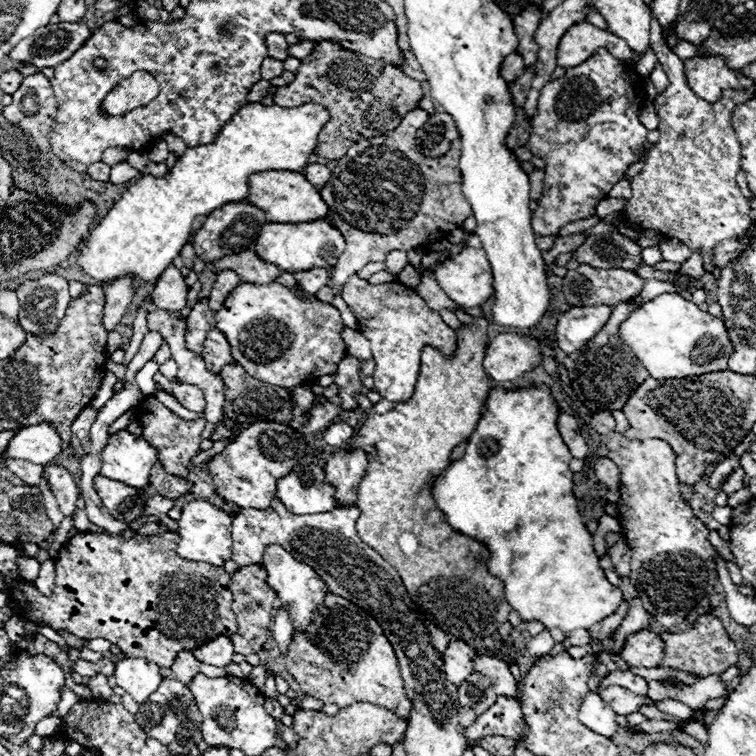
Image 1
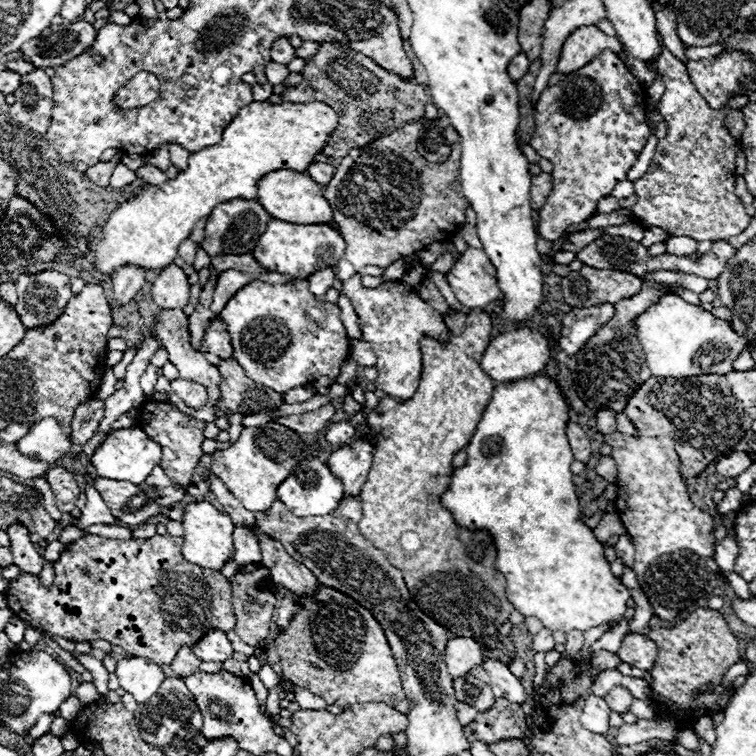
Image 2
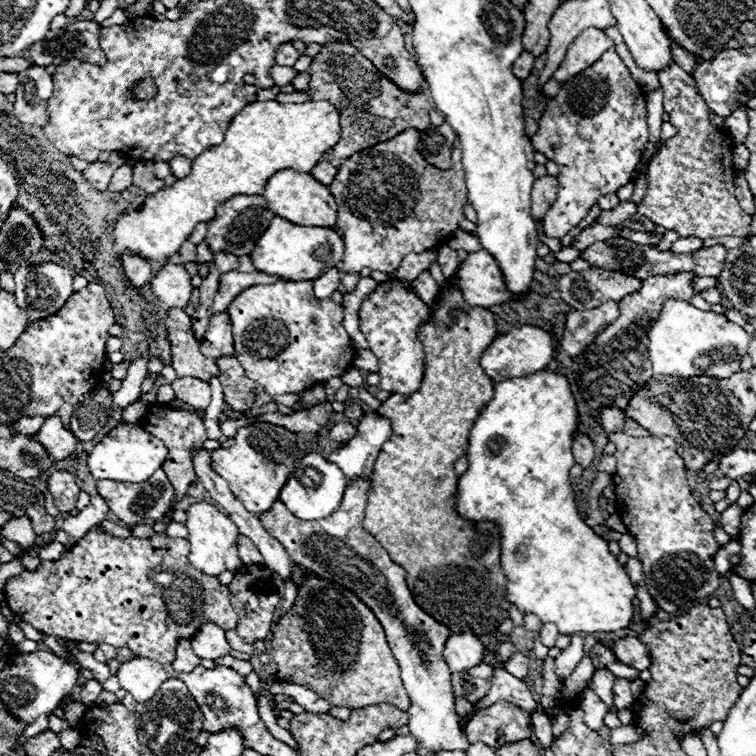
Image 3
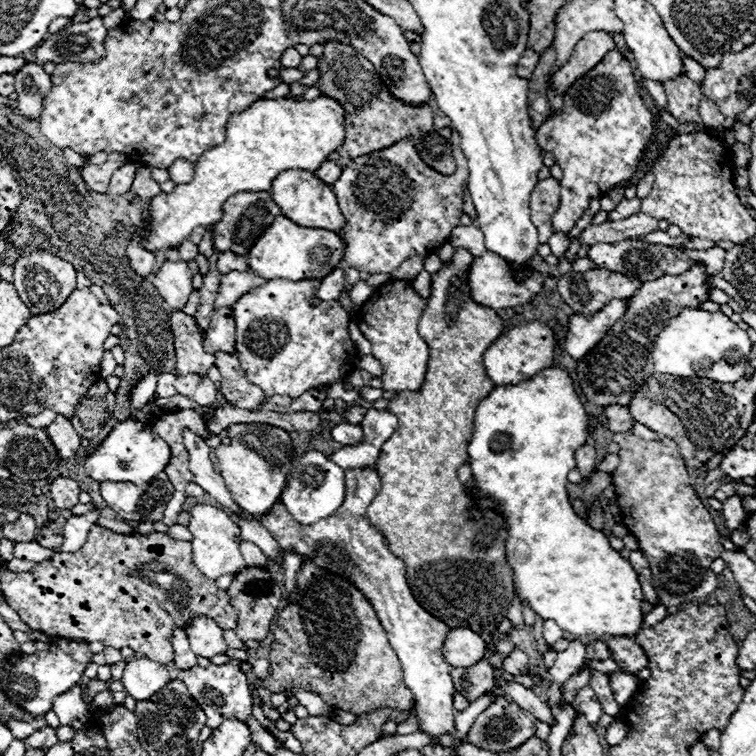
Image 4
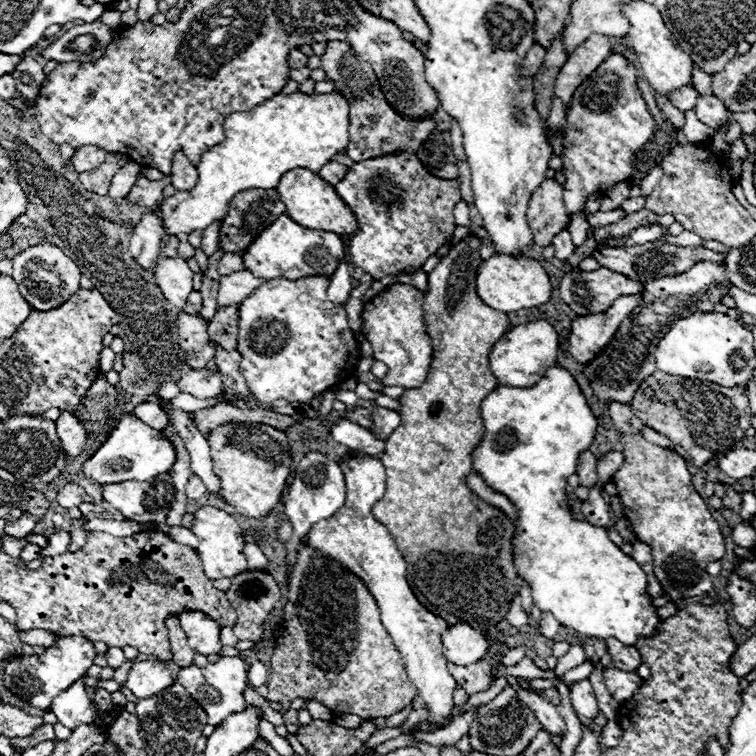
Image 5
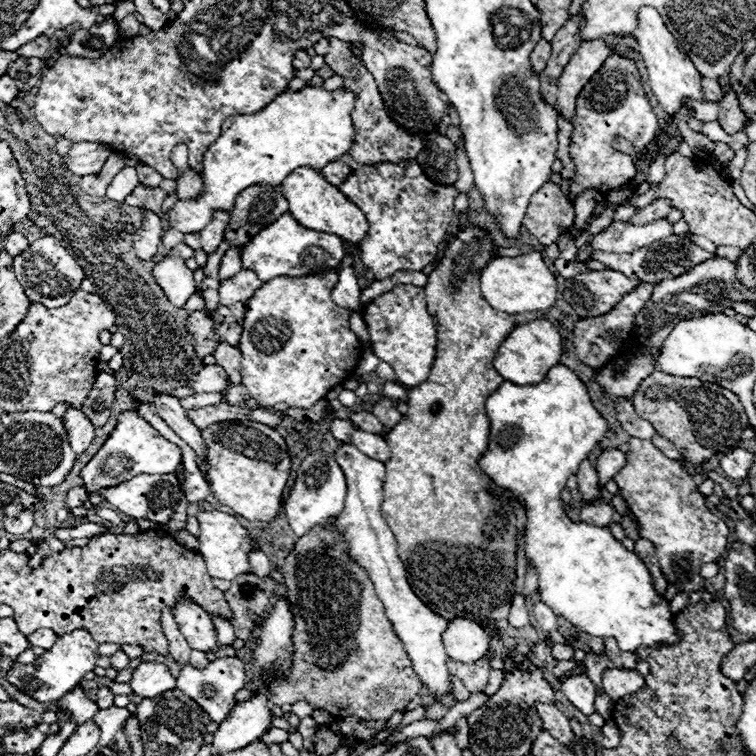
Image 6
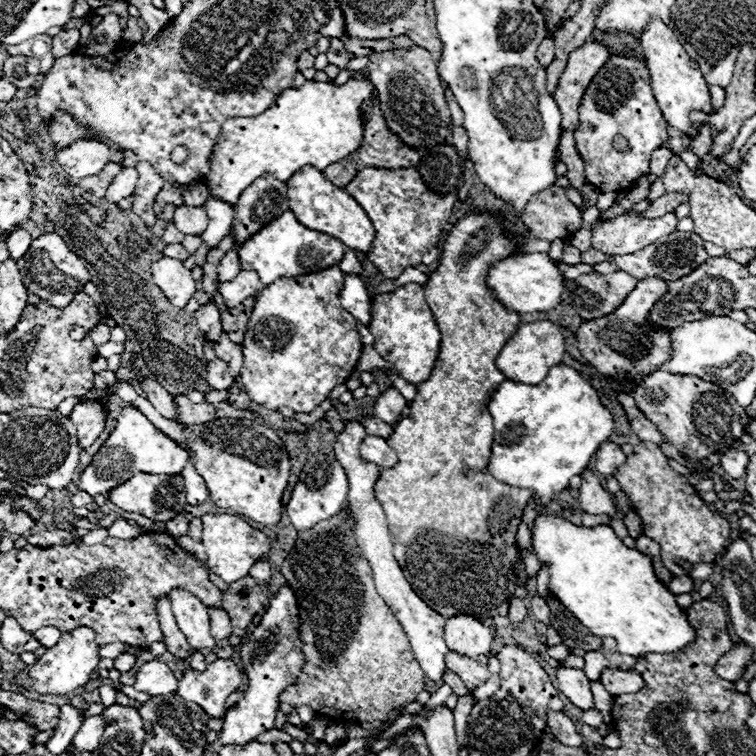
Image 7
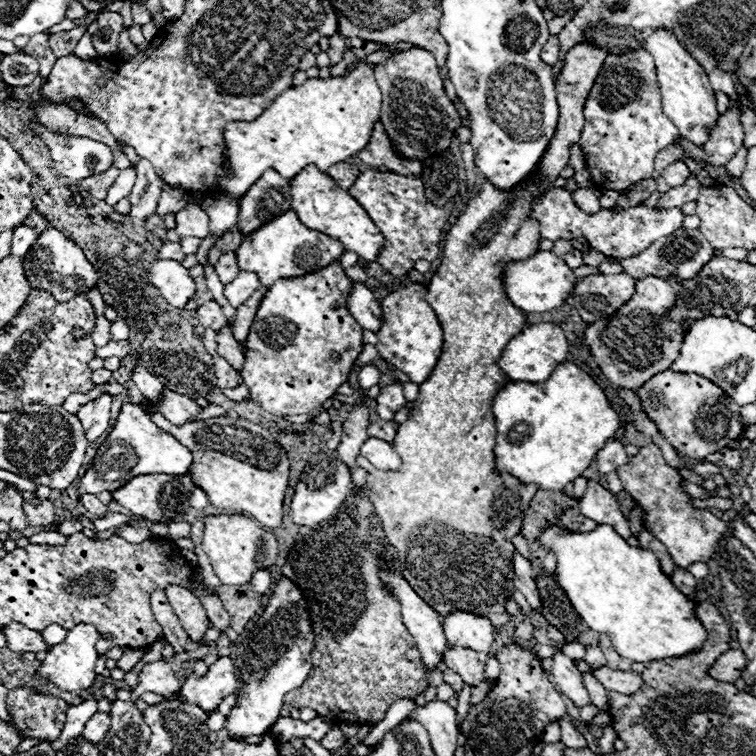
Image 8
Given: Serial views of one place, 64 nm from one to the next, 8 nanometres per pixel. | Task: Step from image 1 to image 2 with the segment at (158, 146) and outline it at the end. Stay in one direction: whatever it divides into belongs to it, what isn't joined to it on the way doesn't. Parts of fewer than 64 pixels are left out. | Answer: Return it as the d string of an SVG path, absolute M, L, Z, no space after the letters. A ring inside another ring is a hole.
M162 146L160 150L154 150L154 154L150 154L150 158L146 158L146 162L152 164L152 166L156 166L156 168L160 168L162 172L166 172L168 166L170 166L170 160L168 160L168 148Z

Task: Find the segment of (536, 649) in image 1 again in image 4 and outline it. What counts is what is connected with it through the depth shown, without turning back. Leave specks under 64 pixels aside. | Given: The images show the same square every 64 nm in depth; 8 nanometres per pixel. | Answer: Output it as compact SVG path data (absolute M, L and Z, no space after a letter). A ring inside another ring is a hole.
M544 620L544 640L552 646L556 640L562 638L562 628L554 620Z

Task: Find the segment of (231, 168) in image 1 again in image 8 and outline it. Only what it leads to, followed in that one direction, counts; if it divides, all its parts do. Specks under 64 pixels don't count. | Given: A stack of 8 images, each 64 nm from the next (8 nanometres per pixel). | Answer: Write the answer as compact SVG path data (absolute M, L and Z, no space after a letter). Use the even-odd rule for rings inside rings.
M360 62L350 74L338 78L308 78L300 86L292 86L284 90L270 108L262 116L252 122L228 122L224 128L226 148L228 148L228 166L234 172L232 180L222 182L222 190L226 192L246 192L266 168L278 170L284 178L294 178L304 166L316 164L322 172L330 166L354 156L356 152L364 150L370 142L370 134L374 130L376 120L380 120L382 110L382 96L380 88L374 80L374 64ZM186 204L180 212L176 212L176 232L186 238L186 236L196 236L204 238L209 233L208 214L196 206L196 204Z

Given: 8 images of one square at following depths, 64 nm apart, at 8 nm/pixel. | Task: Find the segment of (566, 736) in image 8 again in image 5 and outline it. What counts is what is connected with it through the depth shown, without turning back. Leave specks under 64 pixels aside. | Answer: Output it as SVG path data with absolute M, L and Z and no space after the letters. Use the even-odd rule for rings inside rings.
M520 692L518 698L520 698L522 702L526 702L526 706L530 706L530 710L534 710L536 718L542 722L542 726L544 726L550 734L556 734L556 736L564 736L564 734L566 734L566 722L564 722L564 718L560 716L560 712L556 710L554 704L546 702L546 700L540 698L538 694Z

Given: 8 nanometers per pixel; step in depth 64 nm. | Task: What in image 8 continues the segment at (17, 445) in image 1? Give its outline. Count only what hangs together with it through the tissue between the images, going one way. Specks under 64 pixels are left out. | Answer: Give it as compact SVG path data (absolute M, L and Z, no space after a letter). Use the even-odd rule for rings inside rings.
M104 392L96 400L84 404L80 408L80 412L76 414L82 422L82 428L84 428L88 442L94 442L98 436L102 436L108 430L110 408L112 408L112 396Z

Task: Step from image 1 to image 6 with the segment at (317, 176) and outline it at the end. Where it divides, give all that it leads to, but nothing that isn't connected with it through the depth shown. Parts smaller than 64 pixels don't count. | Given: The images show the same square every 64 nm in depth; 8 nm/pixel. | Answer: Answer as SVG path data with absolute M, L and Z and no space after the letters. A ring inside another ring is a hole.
M330 162L330 166L326 166L326 170L322 170L322 176L334 184L334 186L340 186L348 176L350 176L352 168L346 164L346 162Z

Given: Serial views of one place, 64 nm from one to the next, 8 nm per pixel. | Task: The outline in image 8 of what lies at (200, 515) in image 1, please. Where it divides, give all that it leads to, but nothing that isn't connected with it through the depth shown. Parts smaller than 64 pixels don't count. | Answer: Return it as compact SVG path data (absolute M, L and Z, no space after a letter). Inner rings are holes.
M220 514L204 518L202 548L210 558L214 574L226 586L242 586L252 580L254 570L274 566L278 558L278 540L272 532L266 532L256 520L242 514Z

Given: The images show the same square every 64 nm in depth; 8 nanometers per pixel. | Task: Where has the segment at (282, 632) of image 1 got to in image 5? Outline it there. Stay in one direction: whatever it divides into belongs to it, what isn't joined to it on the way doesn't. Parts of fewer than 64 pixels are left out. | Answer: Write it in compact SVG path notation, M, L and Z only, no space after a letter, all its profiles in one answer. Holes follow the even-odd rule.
M310 452L306 454L300 464L294 470L294 482L287 486L283 491L282 504L284 504L284 512L294 528L292 538L288 542L288 556L286 556L286 566L296 562L296 550L300 546L300 540L306 536L306 532L320 520L326 520L330 516L334 516L342 506L344 506L344 498L346 498L346 482L344 482L344 474L338 466L338 462L326 458L320 452Z

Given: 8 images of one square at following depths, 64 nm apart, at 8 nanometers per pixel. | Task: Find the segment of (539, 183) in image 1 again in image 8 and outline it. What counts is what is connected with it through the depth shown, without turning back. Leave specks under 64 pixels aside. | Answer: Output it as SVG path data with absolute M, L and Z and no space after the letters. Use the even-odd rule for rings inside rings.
M550 188L542 200L538 200L534 206L534 218L540 222L540 236L546 240L572 240L572 238L586 238L590 248L602 252L604 256L612 256L616 260L636 256L644 252L652 242L658 238L670 236L678 228L682 228L682 222L686 214L682 208L650 208L644 204L636 204L632 208L600 208L596 214L582 212L574 200L572 194L564 188Z

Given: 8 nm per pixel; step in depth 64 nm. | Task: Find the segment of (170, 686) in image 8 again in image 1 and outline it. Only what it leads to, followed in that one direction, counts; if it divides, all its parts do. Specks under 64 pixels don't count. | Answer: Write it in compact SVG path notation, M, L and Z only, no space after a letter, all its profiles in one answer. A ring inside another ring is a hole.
M124 658L116 662L116 682L128 692L138 704L146 702L146 698L160 686L162 674L160 668L144 658Z

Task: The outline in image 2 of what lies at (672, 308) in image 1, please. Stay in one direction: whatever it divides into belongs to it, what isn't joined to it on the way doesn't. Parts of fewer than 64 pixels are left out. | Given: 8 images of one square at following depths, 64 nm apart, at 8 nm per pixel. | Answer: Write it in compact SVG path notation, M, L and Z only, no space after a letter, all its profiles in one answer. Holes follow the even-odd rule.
M662 296L646 314L636 318L638 338L652 376L700 376L700 374L728 374L734 372L734 360L750 340L738 334L730 322L684 302L680 296Z

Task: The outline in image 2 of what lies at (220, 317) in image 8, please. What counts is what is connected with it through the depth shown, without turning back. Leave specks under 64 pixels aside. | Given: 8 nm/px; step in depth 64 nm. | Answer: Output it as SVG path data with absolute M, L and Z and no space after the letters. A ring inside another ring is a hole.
M164 310L160 316L158 316L158 322L156 326L158 328L158 336L160 340L164 342L166 350L168 350L168 356L170 356L170 362L176 366L176 370L180 372L180 378L190 378L194 382L202 382L202 386L208 388L208 394L210 394L210 402L202 408L202 410L192 410L192 416L198 418L198 420L204 420L204 422L210 422L210 420L216 420L216 412L218 412L218 406L216 406L216 400L220 398L220 372L214 364L210 364L202 352L198 352L192 344L190 344L190 332L188 332L188 316L182 312L182 310Z

